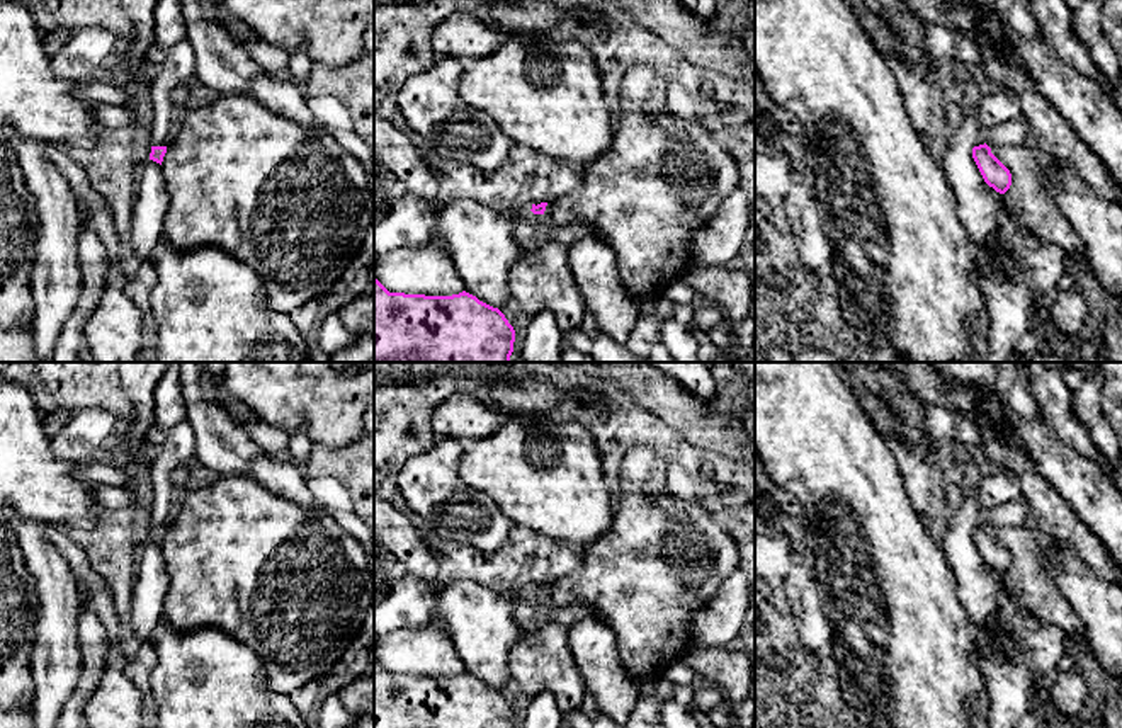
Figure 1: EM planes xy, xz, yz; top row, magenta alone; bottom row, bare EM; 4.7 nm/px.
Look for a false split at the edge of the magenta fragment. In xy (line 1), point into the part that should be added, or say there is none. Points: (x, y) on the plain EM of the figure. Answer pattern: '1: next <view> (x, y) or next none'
1: next none

